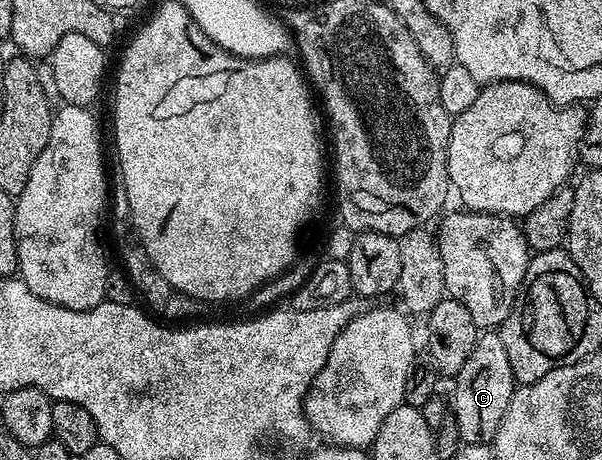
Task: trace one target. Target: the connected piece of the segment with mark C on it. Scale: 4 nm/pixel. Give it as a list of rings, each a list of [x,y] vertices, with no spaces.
[[[488,330],[477,335],[474,350],[466,358],[466,366],[454,378],[456,389],[450,396],[450,412],[456,416],[460,438],[464,444],[488,444],[495,438],[498,426],[510,406],[512,391],[518,386],[506,358],[499,331]]]

